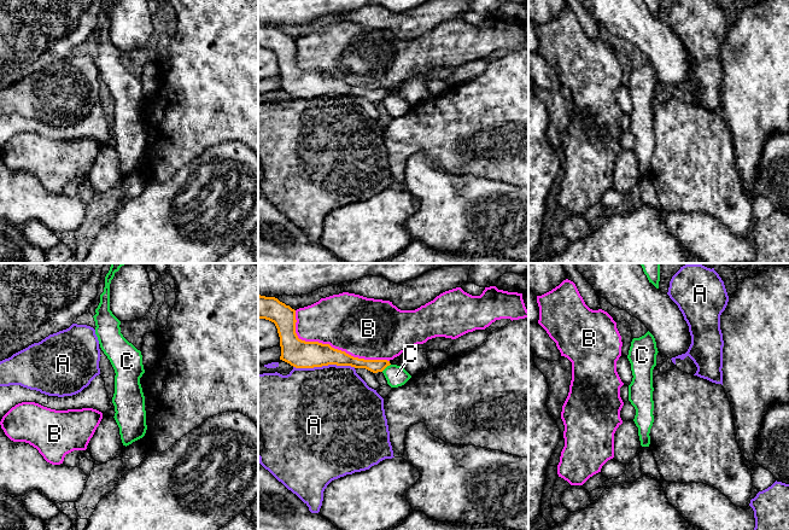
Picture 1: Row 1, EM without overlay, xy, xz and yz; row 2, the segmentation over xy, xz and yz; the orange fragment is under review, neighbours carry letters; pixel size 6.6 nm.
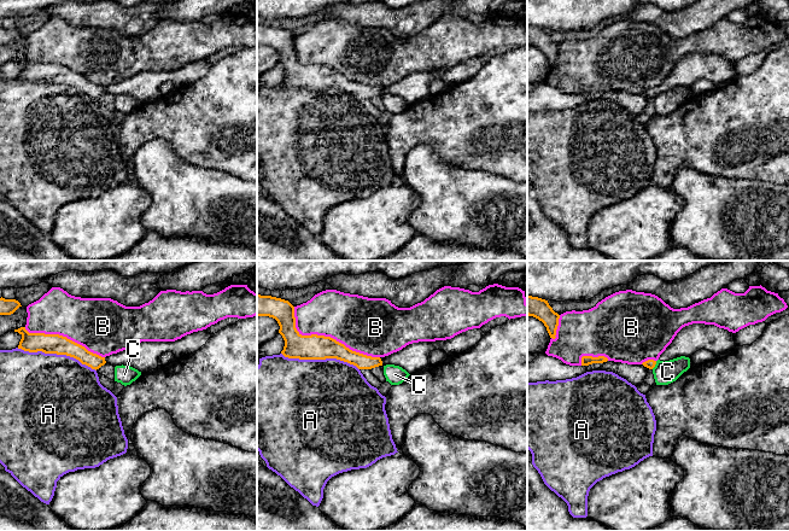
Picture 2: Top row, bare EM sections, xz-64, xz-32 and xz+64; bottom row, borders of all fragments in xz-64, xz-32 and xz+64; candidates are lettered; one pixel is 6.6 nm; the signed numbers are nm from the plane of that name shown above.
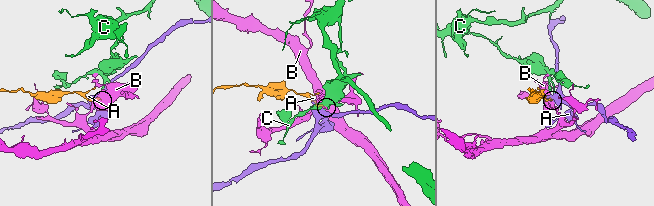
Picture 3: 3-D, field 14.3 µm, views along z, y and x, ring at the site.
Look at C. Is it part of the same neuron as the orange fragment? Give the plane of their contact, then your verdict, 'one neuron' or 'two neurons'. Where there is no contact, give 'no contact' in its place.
contact in xz; two neurons

